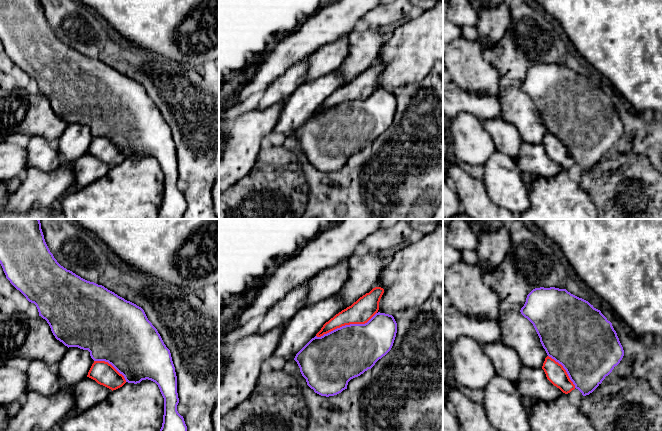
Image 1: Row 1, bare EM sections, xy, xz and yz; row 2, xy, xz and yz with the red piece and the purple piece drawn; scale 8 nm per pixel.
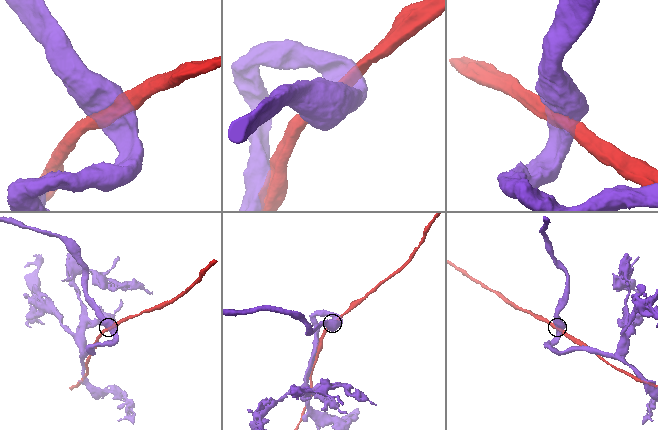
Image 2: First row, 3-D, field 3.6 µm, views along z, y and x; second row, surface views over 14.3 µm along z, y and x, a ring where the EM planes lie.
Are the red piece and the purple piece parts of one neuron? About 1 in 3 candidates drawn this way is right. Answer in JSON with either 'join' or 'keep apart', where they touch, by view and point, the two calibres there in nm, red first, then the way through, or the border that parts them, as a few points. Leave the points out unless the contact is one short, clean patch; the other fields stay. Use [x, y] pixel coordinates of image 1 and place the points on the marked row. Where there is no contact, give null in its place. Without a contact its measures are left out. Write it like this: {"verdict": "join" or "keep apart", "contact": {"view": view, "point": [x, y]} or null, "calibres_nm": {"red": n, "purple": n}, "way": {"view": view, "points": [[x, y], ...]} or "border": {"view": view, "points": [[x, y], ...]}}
{"verdict": "keep apart", "contact": {"view": "xz", "point": [346, 324]}, "calibres_nm": {"red": 190, "purple": 420}}

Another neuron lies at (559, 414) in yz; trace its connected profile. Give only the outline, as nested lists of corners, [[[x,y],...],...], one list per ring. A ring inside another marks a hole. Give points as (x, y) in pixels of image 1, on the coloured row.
[[[565,393],[552,401],[534,400],[533,407],[528,415],[529,431],[595,431],[580,407],[571,404],[568,395]]]

